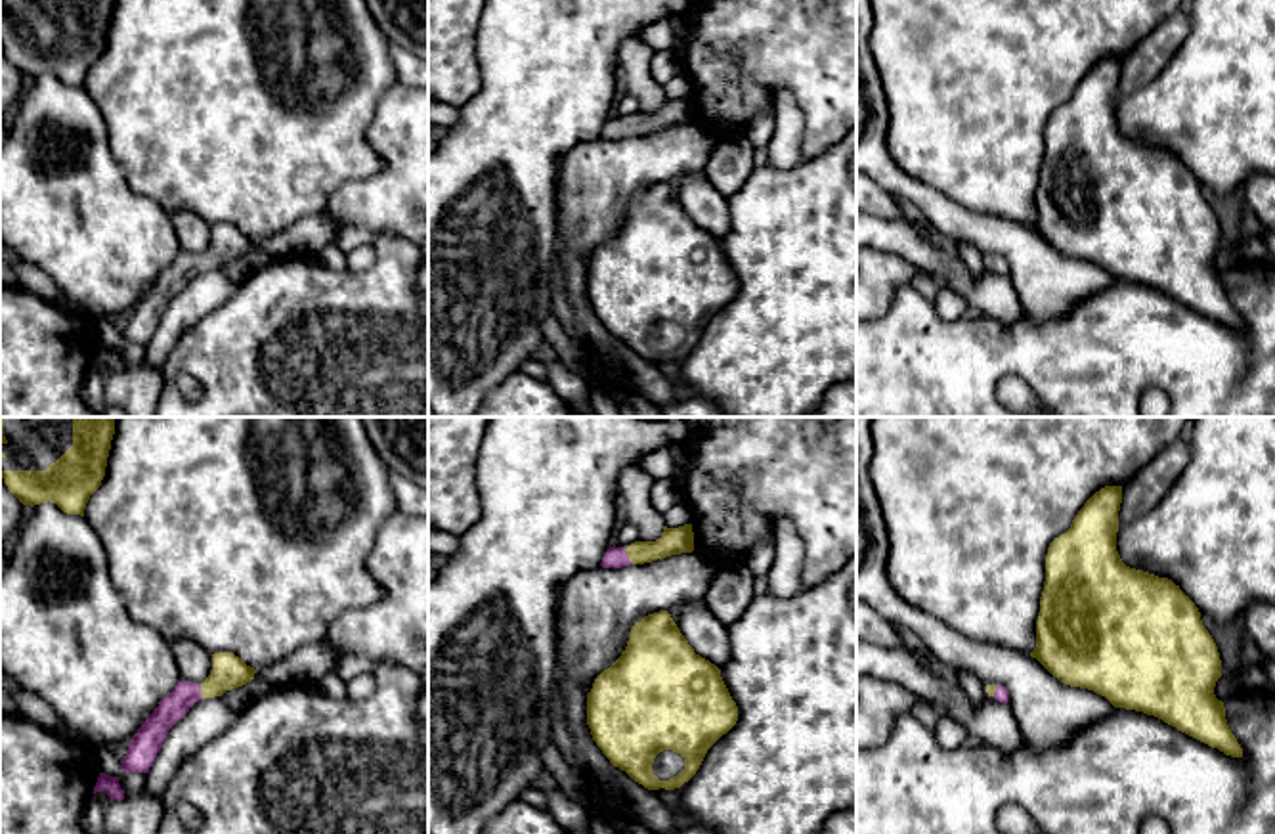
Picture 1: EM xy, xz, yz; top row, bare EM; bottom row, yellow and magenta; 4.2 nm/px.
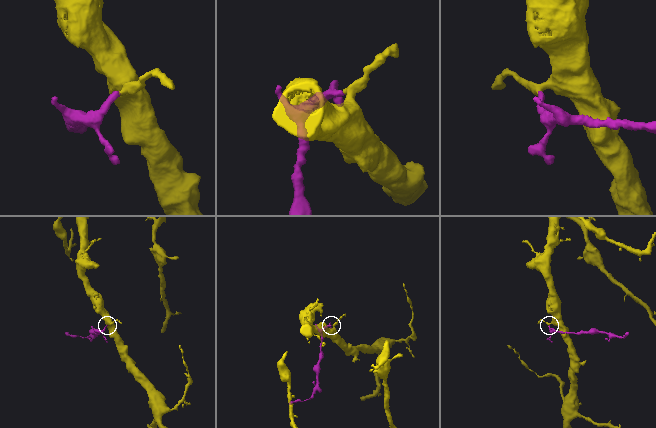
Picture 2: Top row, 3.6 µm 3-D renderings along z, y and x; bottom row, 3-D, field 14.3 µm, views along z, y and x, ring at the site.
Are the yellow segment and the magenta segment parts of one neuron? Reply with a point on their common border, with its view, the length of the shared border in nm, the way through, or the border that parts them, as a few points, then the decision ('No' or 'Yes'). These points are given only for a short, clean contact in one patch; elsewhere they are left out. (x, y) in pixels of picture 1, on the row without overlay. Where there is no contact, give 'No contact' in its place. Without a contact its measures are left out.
Touches yellow at xy (201, 263). Shared border 60 nm. Path across: xy (228, 243), (215, 257), (201, 263), (184, 266). Yes

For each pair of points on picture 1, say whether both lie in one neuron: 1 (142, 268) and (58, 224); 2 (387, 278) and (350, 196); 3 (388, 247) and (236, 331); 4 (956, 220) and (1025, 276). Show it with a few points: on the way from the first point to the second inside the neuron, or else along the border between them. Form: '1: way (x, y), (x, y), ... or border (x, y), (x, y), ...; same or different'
1: way (121, 247), (104, 245), (90, 232), (79, 232); same
2: border (375, 234), (396, 234), (408, 241); different
3: way (362, 289), (346, 305), (302, 307), (278, 326); same
4: way (975, 228), (994, 236), (1015, 257); same

